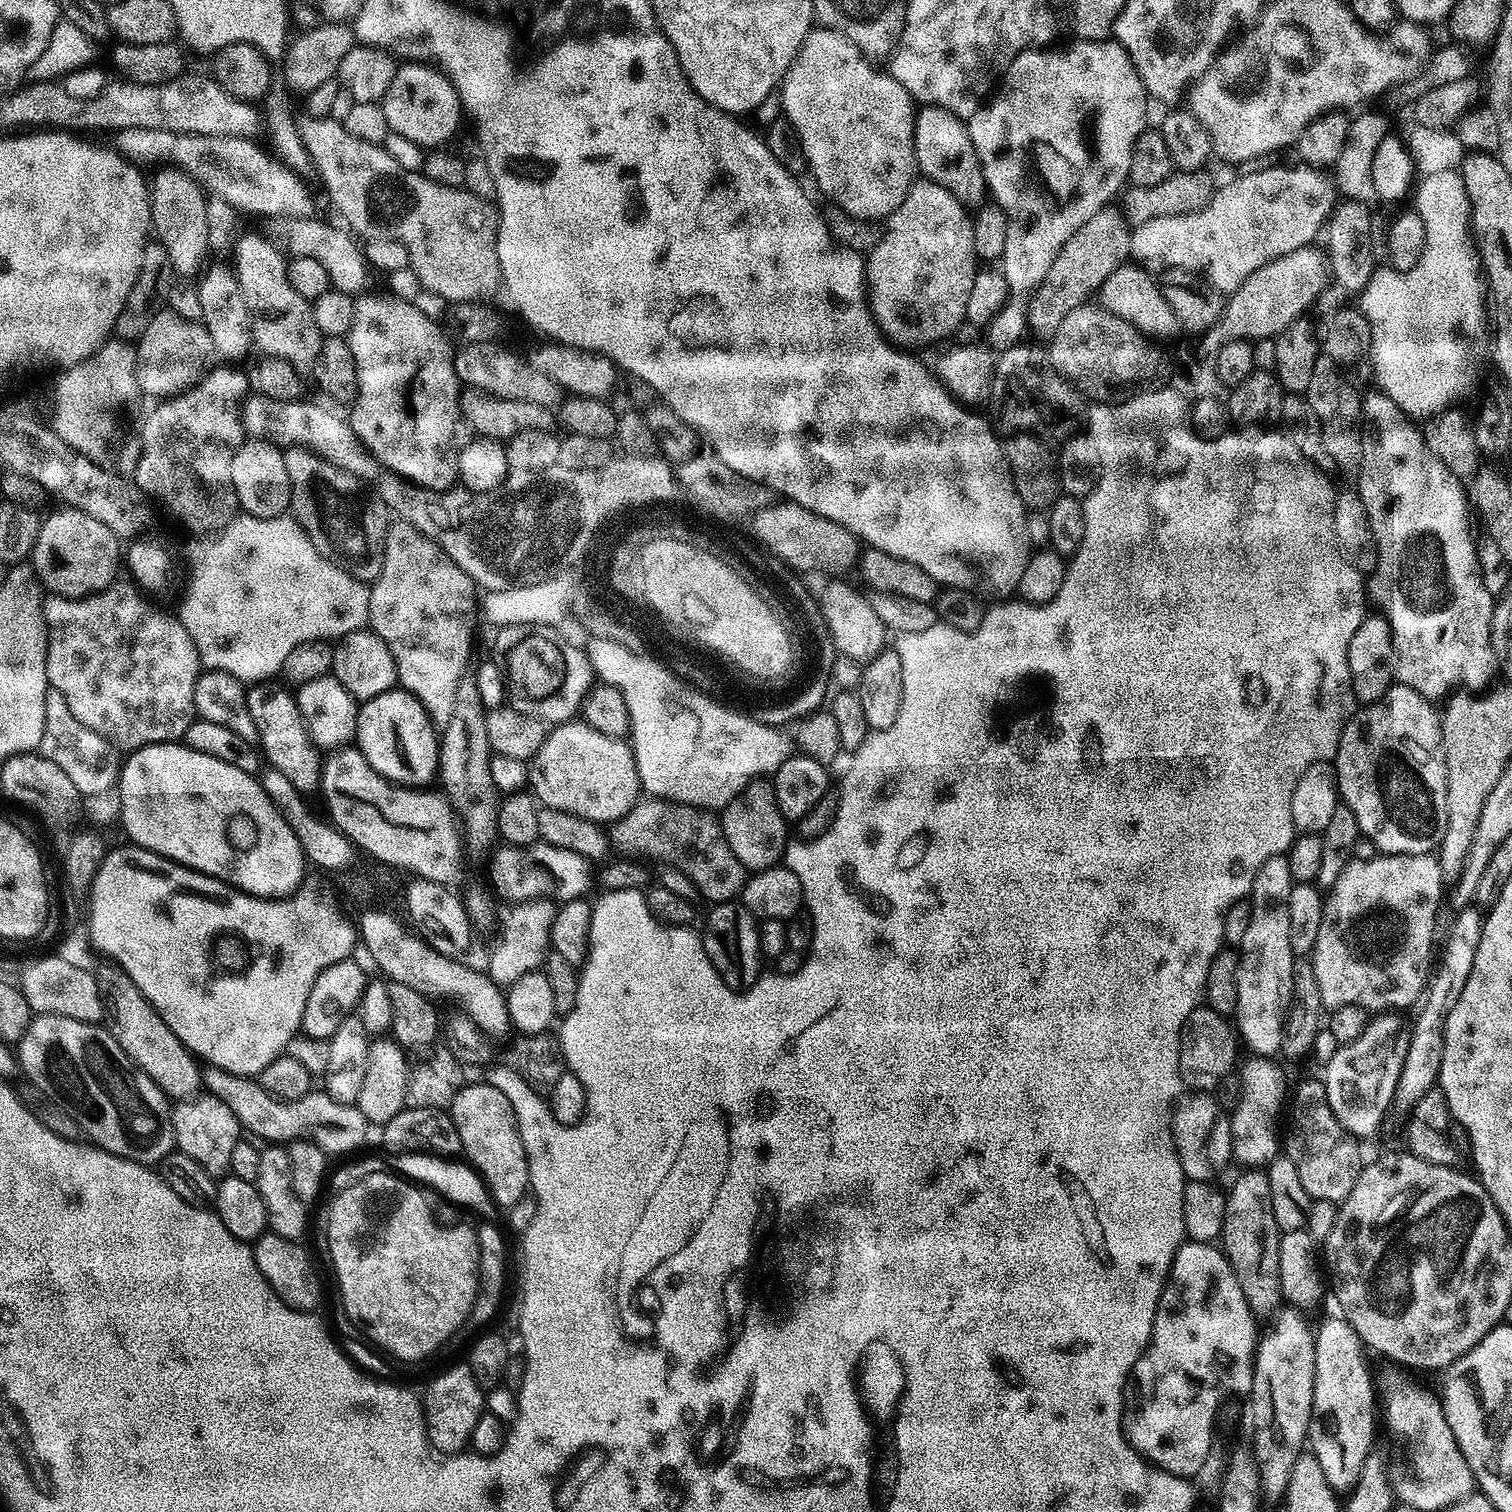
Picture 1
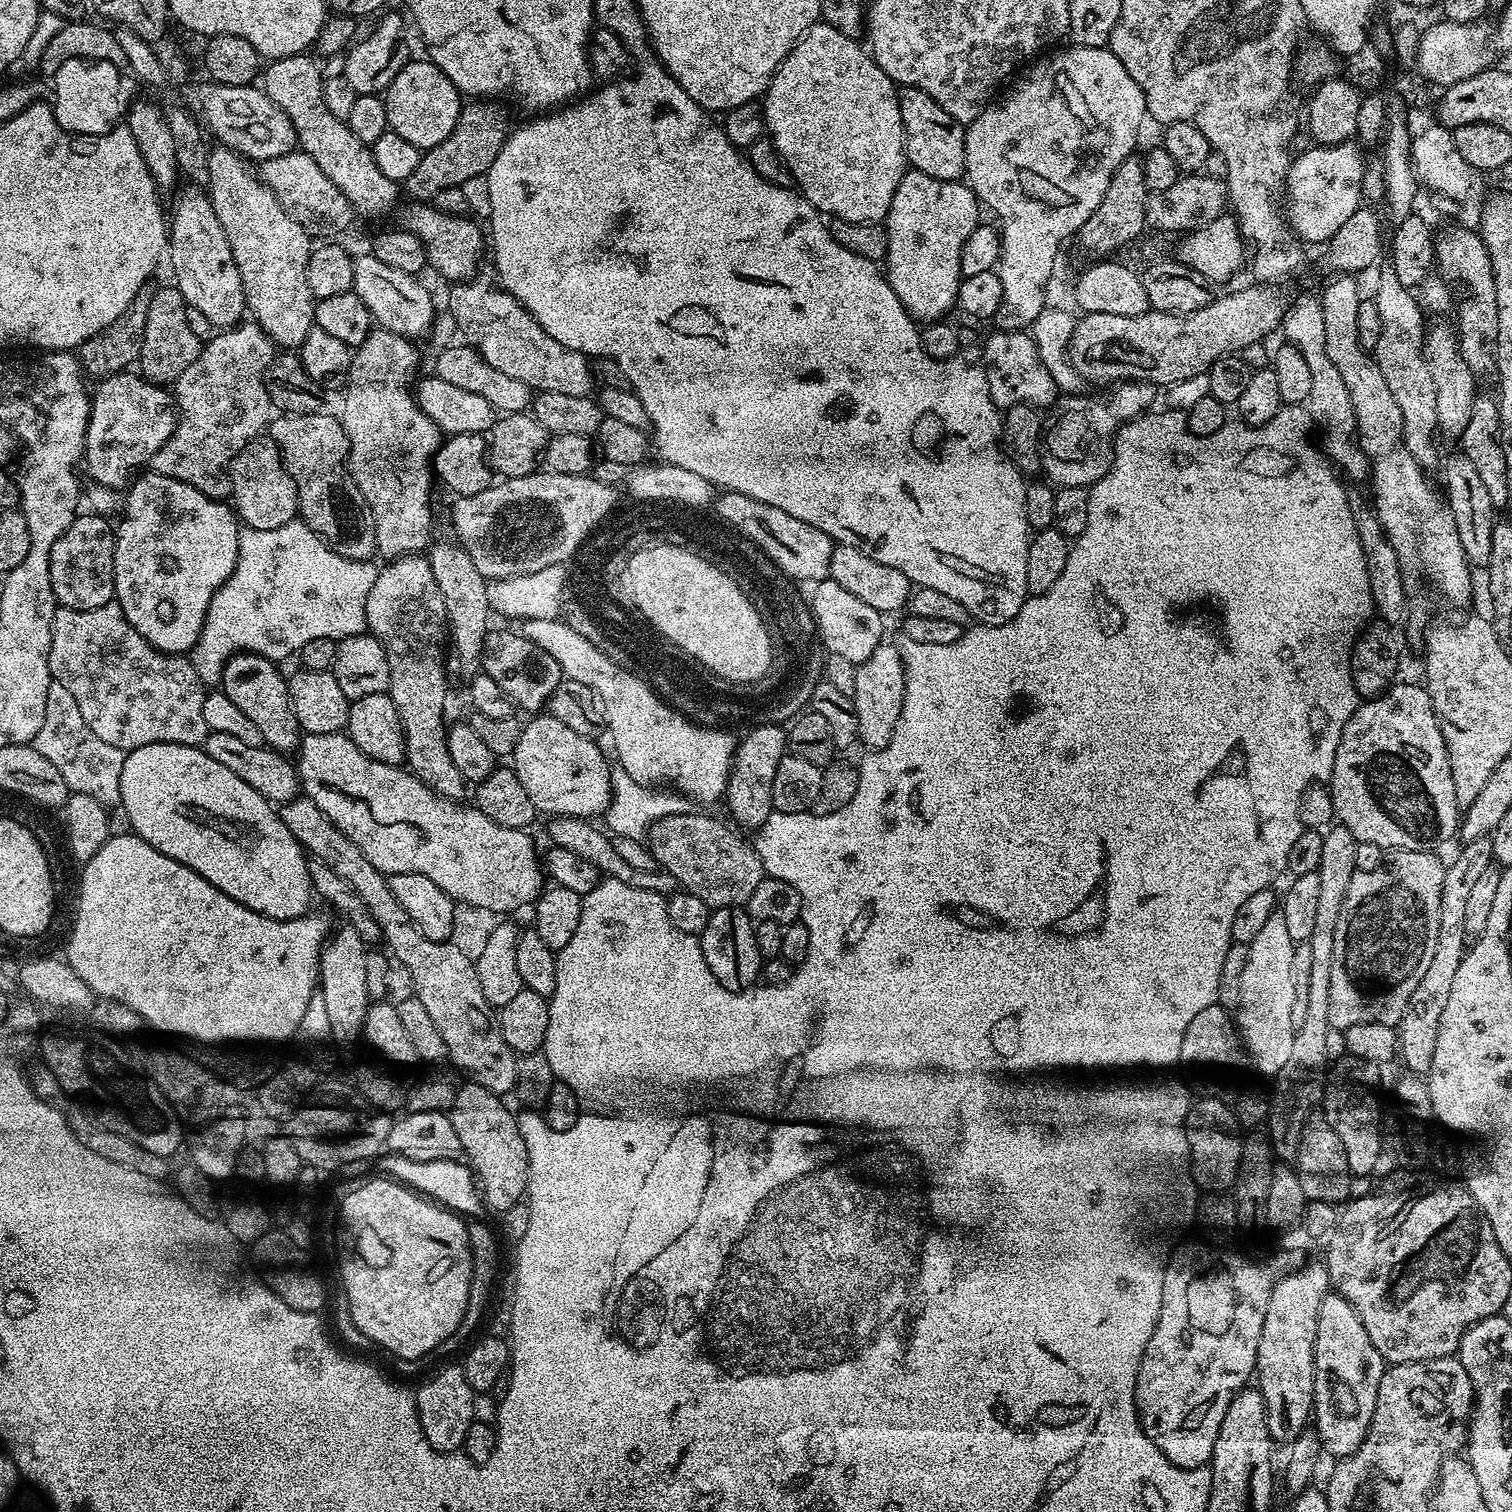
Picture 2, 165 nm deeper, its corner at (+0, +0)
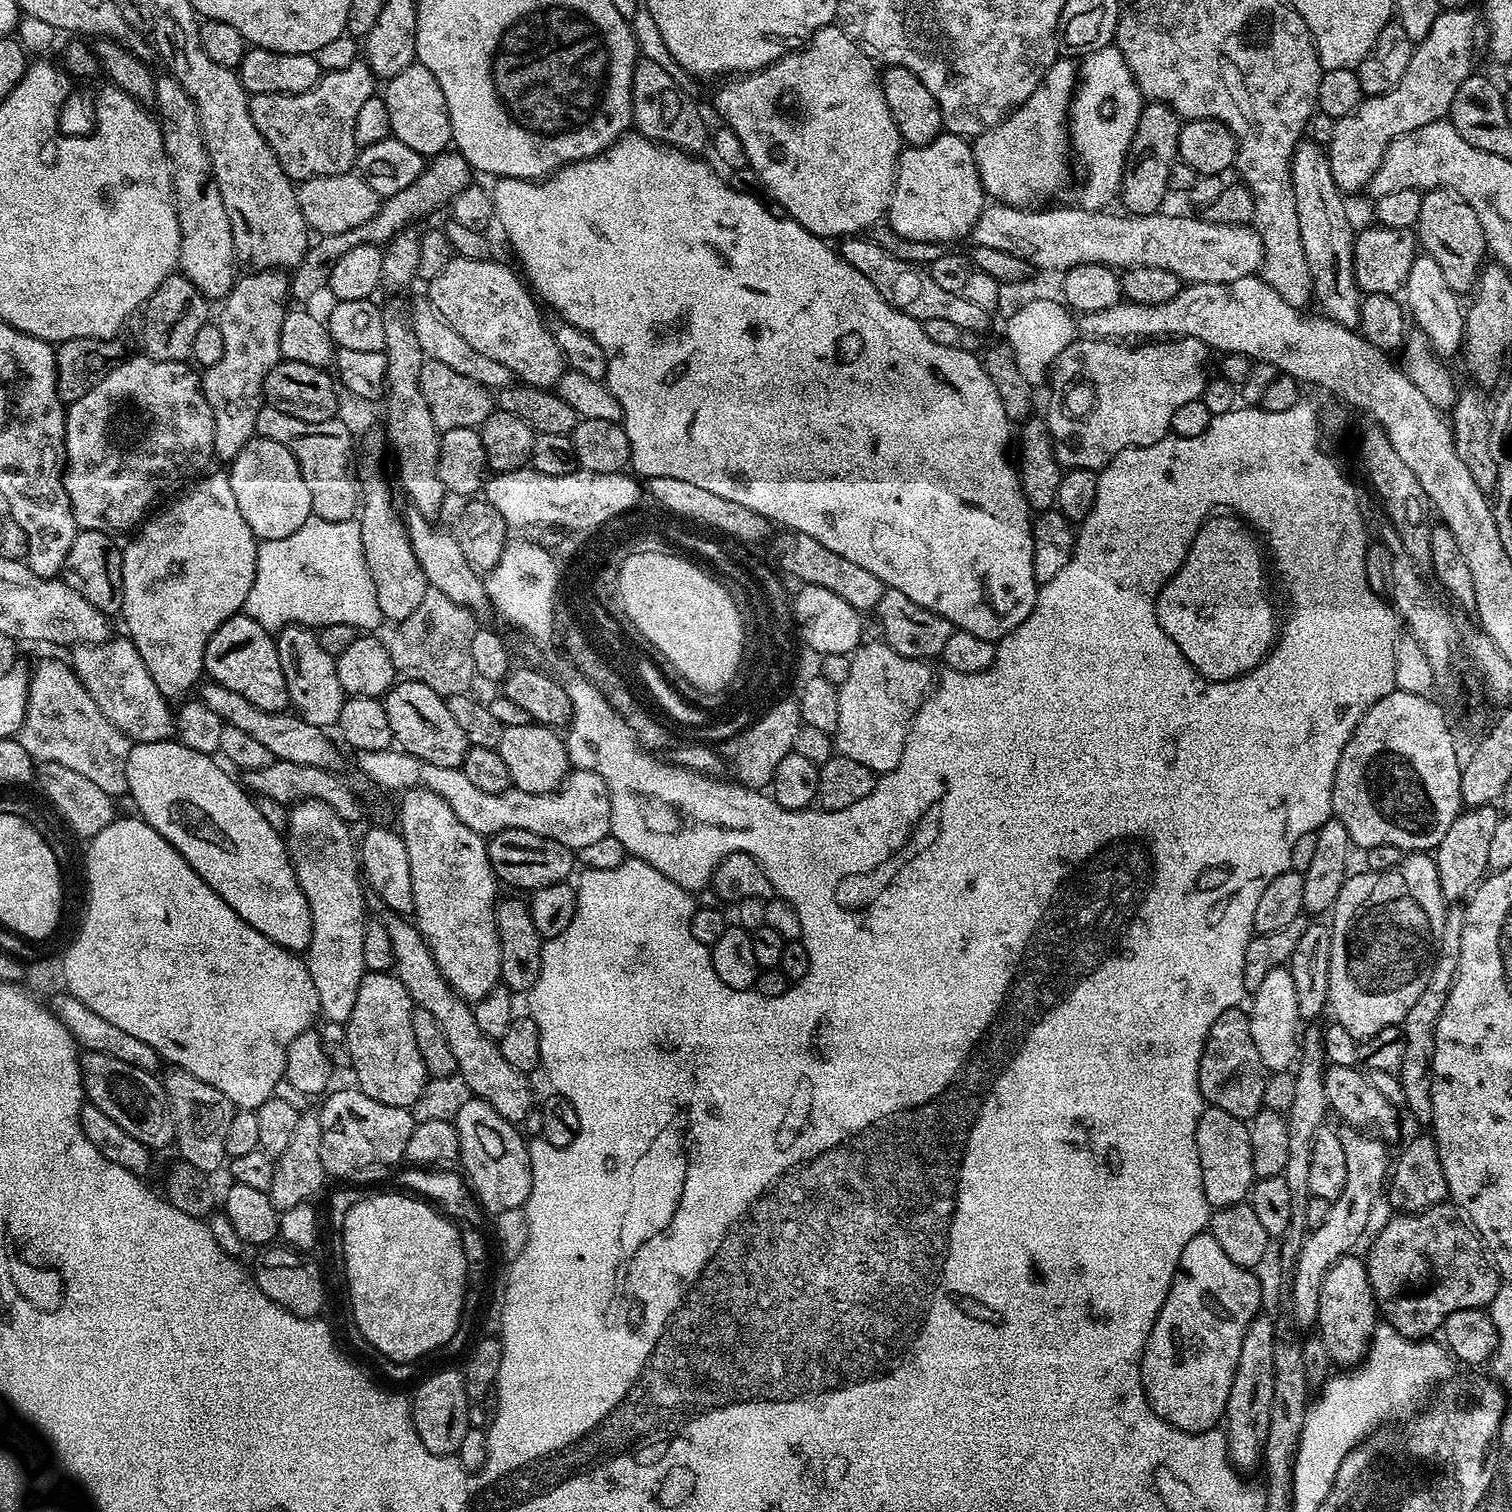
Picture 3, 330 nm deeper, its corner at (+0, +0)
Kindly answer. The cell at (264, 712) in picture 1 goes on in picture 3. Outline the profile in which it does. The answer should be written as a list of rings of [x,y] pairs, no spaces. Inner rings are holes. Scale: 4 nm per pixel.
[[[247,614],[231,616],[225,624],[218,626],[204,651],[204,671],[215,683],[226,686],[226,690],[238,690],[238,694],[242,694],[246,702],[254,702],[258,710],[282,712],[289,707],[286,674],[282,674],[282,662],[278,662],[278,650],[273,633],[254,622],[254,618]]]

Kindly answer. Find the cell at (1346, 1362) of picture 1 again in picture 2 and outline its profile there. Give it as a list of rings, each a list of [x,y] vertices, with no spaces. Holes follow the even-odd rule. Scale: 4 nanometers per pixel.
[[[1339,1294],[1325,1296],[1318,1310],[1312,1402],[1314,1431],[1327,1455],[1329,1452],[1335,1458],[1353,1456],[1362,1446],[1374,1418],[1378,1382],[1382,1382],[1385,1367],[1382,1354],[1374,1350],[1374,1342],[1370,1342],[1370,1334],[1366,1334],[1366,1326],[1362,1326],[1354,1306]]]

